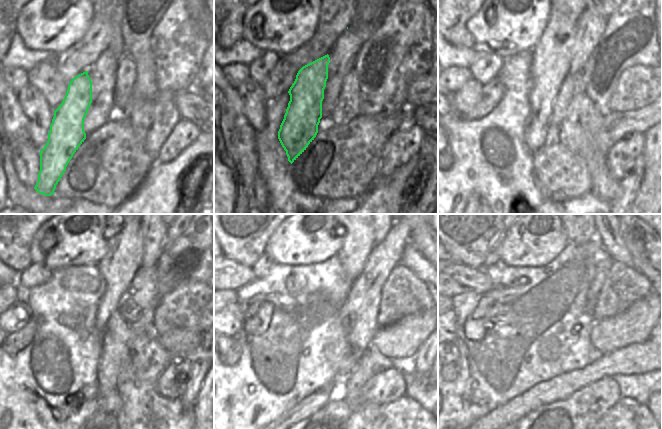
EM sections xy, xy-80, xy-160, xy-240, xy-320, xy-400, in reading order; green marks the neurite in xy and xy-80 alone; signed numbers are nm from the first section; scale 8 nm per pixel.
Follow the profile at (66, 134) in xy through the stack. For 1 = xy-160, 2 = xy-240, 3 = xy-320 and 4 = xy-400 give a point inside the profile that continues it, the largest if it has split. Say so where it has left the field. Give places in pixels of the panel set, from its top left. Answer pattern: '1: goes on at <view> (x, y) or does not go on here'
1: goes on at xy-160 (551, 55)
2: goes on at xy-240 (123, 257)
3: goes on at xy-320 (357, 234)
4: goes on at xy-400 (578, 234)

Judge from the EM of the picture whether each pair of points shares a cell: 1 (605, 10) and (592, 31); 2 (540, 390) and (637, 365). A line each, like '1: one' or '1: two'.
1: two
2: one

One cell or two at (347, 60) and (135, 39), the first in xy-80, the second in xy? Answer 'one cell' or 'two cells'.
two cells

